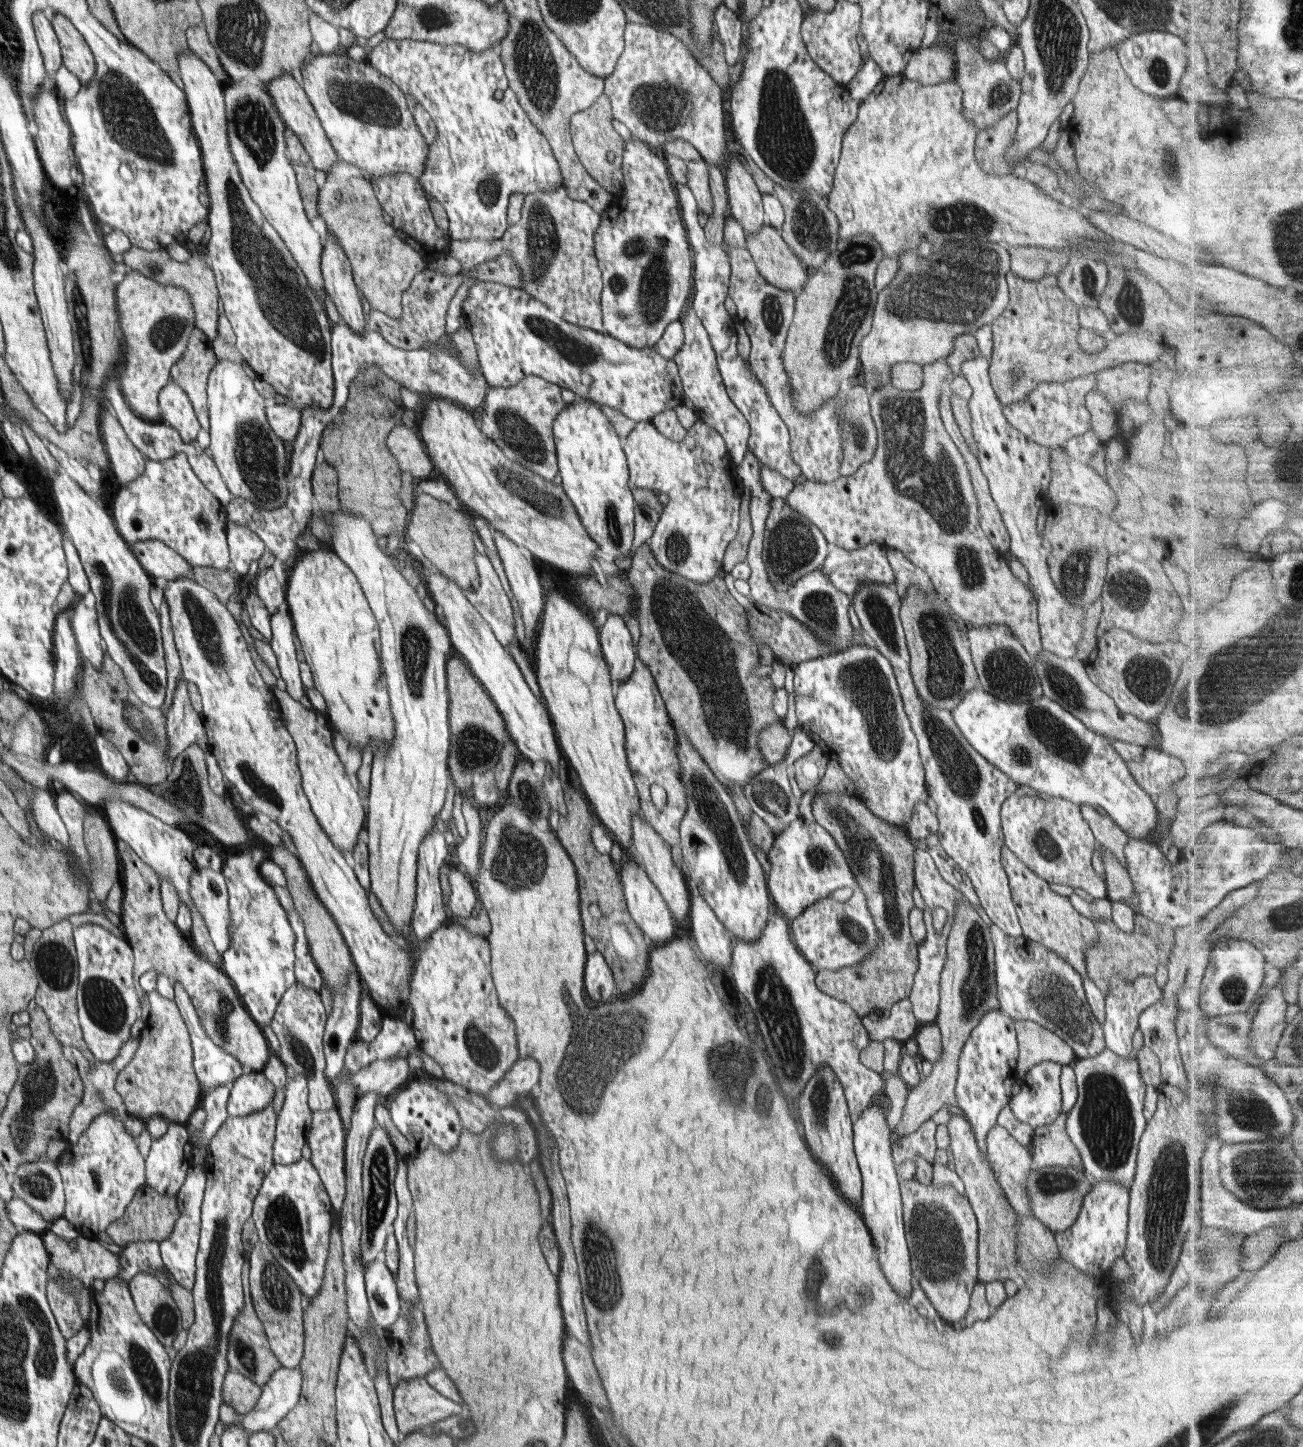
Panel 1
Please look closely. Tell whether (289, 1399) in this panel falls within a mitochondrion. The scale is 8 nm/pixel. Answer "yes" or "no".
no

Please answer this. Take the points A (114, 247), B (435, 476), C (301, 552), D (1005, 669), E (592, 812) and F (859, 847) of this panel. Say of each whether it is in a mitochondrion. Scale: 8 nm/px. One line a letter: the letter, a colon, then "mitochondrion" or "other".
A: other
B: other
C: other
D: mitochondrion
E: other
F: mitochondrion

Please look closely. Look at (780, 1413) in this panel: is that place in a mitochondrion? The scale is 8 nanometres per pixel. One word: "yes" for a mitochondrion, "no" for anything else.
no

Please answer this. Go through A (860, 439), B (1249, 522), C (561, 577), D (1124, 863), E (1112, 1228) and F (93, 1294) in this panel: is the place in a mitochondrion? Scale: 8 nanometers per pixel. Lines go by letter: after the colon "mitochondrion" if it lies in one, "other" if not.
A: mitochondrion
B: other
C: other
D: other
E: other
F: other

